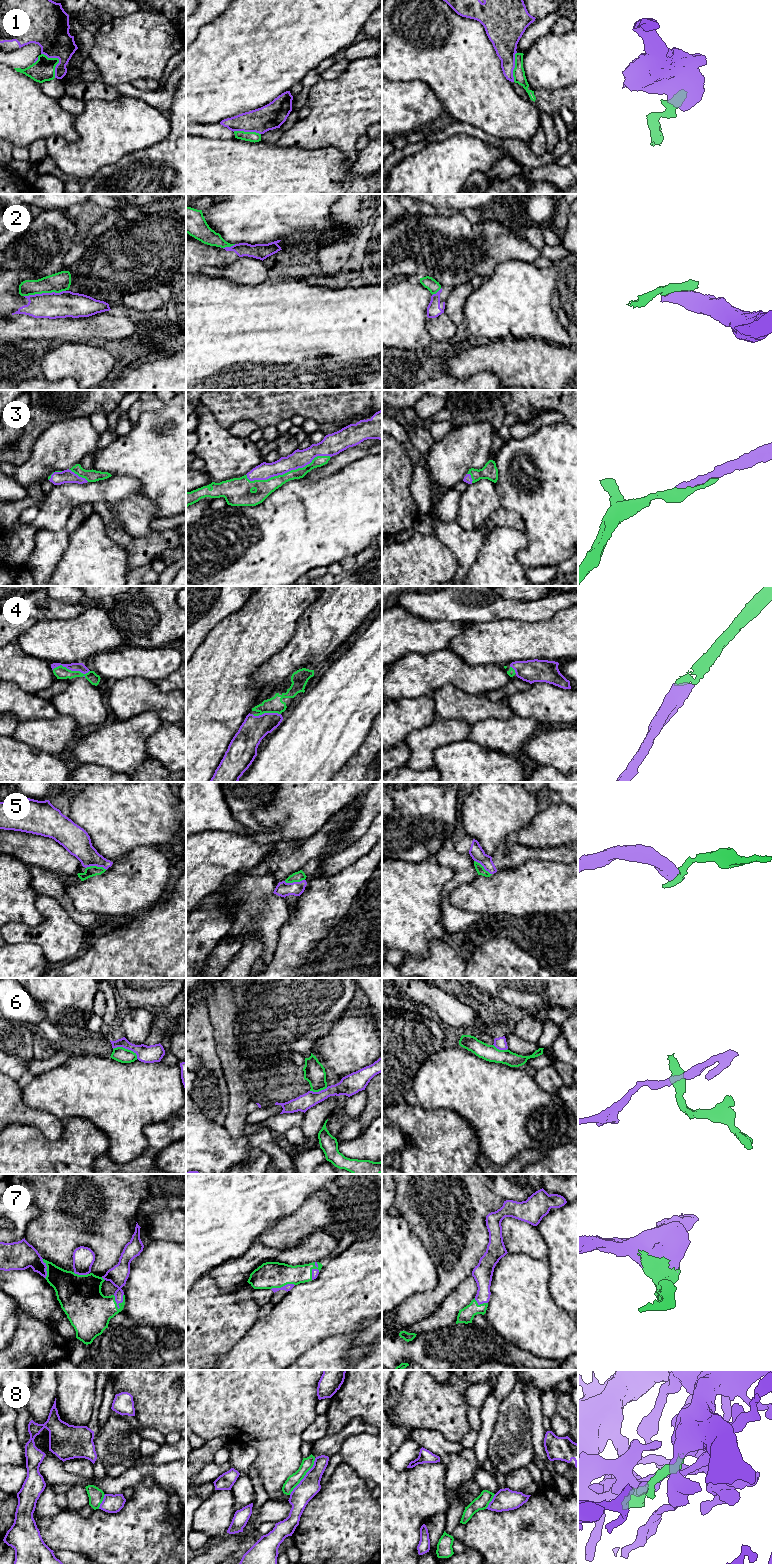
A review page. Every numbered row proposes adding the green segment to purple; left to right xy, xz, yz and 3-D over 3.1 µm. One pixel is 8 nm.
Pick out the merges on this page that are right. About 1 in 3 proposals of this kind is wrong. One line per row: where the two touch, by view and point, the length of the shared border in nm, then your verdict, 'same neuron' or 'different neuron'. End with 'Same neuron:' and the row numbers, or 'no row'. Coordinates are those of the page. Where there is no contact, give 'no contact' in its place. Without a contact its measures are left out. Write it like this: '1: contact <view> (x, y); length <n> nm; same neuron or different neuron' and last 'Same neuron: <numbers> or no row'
1: contact xy (59, 60); length 240 nm; different neuron
2: contact xy (44, 293); length 340 nm; different neuron
3: contact xz (288, 471); length 700 nm; same neuron
4: contact xy (71, 670); length 300 nm; same neuron
5: contact xy (96, 865); length 170 nm; different neuron
6: contact xy (126, 1048); length 220 nm; different neuron
7: contact xz (312, 1270); length 150 nm; same neuron
8: contact xz (304, 1476); length 360 nm; same neuron
Same neuron: 3, 4, 7, 8

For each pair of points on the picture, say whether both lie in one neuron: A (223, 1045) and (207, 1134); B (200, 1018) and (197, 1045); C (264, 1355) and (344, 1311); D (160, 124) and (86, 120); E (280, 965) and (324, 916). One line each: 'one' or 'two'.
A: two
B: one
C: one
D: one
E: one

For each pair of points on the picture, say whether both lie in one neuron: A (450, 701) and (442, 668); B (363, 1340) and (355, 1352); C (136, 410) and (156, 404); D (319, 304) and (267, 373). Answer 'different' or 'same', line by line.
A: different
B: different
C: same
D: same

